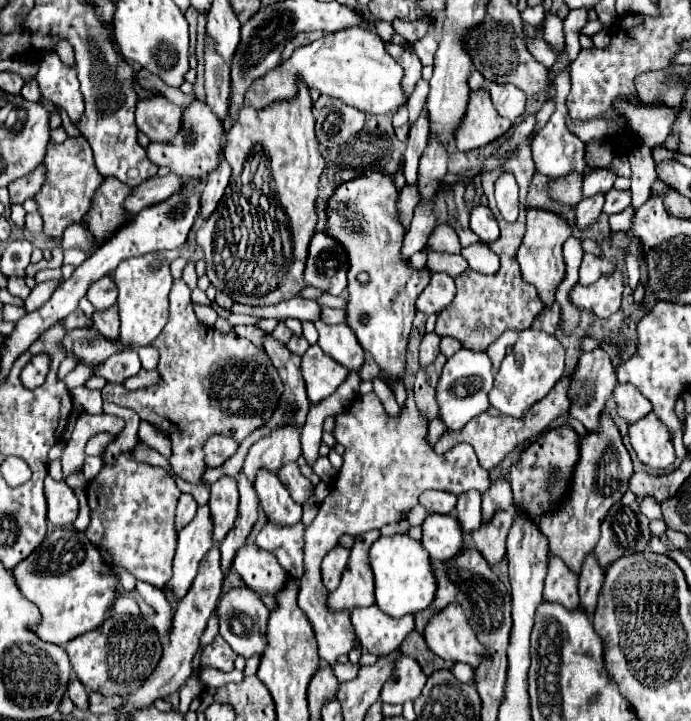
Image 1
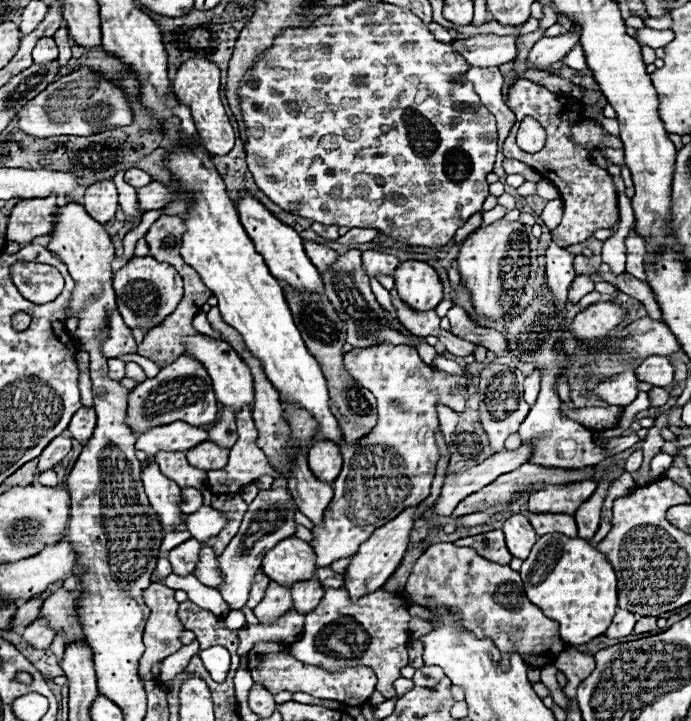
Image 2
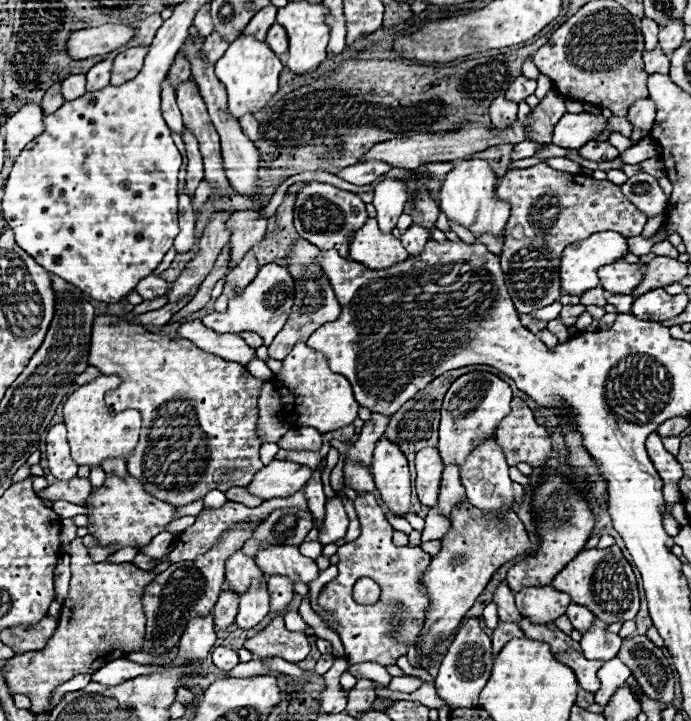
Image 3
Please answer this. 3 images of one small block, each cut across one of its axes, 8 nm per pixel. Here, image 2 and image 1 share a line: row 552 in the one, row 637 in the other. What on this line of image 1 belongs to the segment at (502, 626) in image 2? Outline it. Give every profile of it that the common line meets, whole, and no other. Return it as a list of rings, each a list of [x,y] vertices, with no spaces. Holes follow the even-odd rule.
[[[458,602],[448,604],[430,616],[424,628],[424,640],[436,656],[452,662],[466,662],[474,672],[482,658],[488,656],[488,650],[478,642]]]

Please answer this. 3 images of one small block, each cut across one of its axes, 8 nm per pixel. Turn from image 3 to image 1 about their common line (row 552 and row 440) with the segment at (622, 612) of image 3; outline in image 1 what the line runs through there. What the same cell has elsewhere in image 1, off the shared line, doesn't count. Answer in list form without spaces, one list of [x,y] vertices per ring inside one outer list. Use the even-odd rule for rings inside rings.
[[[606,410],[604,414],[600,414],[600,426],[582,436],[578,448],[580,462],[576,462],[568,498],[558,508],[546,512],[540,518],[540,530],[550,540],[550,554],[560,556],[566,562],[566,566],[574,572],[580,572],[584,556],[594,550],[600,538],[600,524],[606,512],[626,494],[628,480],[634,474],[630,454],[622,444],[620,430]]]

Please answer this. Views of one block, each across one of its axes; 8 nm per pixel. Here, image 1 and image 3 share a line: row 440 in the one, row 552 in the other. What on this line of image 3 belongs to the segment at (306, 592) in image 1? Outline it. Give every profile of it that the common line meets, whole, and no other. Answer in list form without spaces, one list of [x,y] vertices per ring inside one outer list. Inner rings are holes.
[[[358,494],[354,508],[362,524],[362,534],[354,542],[338,548],[338,578],[324,586],[318,596],[318,606],[334,616],[324,622],[328,628],[338,632],[346,650],[344,658],[350,664],[376,662],[392,666],[408,652],[410,644],[416,646],[420,642],[426,610],[430,606],[428,590],[422,578],[432,557],[418,546],[392,544],[392,528],[372,494]],[[360,578],[372,578],[380,586],[382,594],[378,602],[358,604],[352,598],[352,588]]]

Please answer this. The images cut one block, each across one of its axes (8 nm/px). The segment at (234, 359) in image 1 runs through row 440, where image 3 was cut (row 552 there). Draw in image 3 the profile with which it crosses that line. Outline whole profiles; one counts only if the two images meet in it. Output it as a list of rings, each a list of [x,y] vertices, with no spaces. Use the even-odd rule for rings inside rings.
[[[302,490],[296,492],[294,496],[288,496],[288,498],[272,498],[272,500],[264,500],[264,502],[262,502],[260,506],[256,506],[256,508],[246,508],[246,506],[236,504],[236,502],[226,502],[222,508],[204,508],[204,510],[196,516],[196,522],[176,538],[176,546],[174,546],[174,550],[172,550],[166,558],[172,560],[172,562],[196,560],[196,556],[208,552],[208,548],[212,548],[212,546],[216,544],[216,540],[224,534],[224,530],[230,528],[232,524],[238,524],[238,522],[242,522],[242,520],[246,520],[246,518],[264,520],[264,518],[266,518],[272,510],[276,510],[276,508],[294,508],[294,506],[300,506],[302,510],[308,510],[308,508],[306,508],[306,500],[304,500]],[[240,552],[232,554],[226,562],[226,586],[228,586],[228,590],[234,590],[238,594],[246,592],[250,586],[250,580],[260,578],[260,574],[262,572],[254,564],[254,560]]]

